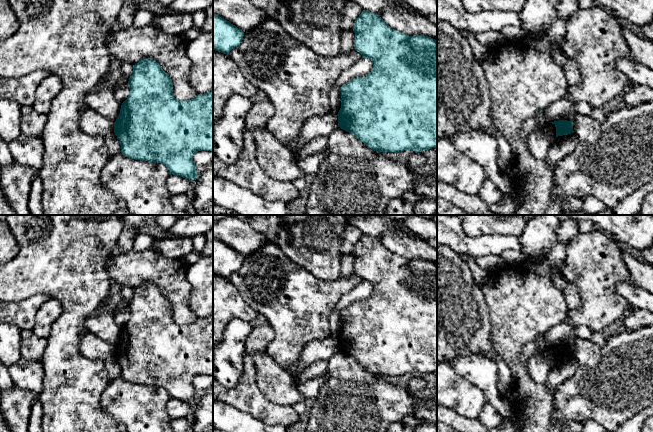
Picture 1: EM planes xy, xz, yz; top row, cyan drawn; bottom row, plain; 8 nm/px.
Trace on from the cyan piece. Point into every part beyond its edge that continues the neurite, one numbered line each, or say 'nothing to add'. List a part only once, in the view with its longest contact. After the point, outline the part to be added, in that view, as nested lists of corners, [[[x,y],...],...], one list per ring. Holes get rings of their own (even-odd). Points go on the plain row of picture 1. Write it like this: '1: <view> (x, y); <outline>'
nothing to add

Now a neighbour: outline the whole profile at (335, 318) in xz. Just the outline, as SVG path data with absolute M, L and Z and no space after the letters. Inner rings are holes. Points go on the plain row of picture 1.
M334 309L333 312L330 314L330 336L332 338L338 338L341 332L341 315L340 313Z

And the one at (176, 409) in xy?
M170 398L166 404L166 411L171 419L187 418L190 407L188 403Z

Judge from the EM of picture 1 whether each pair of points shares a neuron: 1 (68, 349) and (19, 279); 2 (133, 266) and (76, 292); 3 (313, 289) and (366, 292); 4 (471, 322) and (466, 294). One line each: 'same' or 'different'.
1: same
2: different
3: different
4: same

